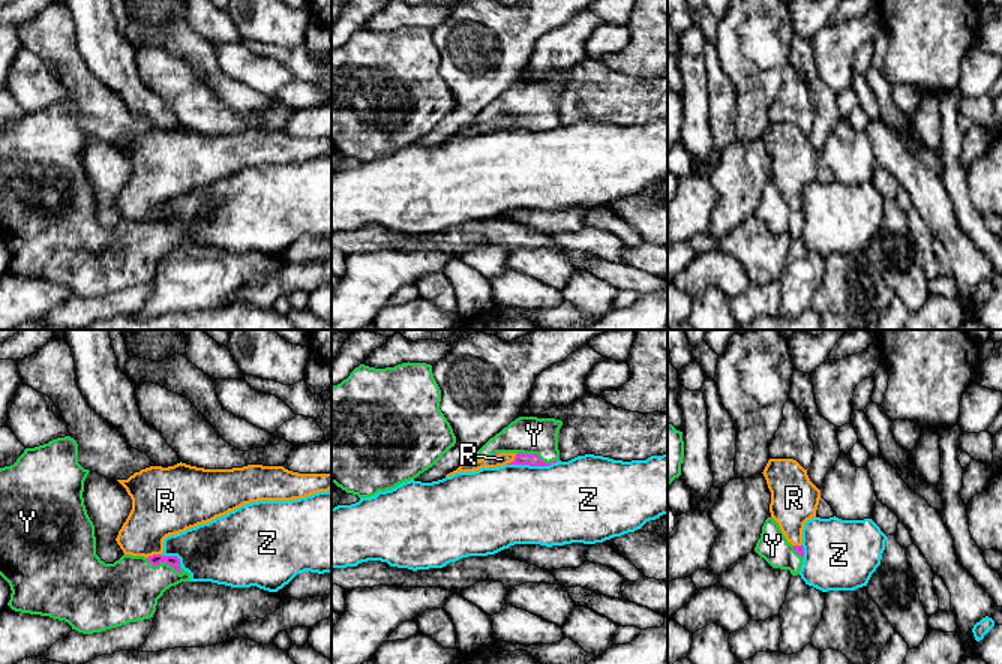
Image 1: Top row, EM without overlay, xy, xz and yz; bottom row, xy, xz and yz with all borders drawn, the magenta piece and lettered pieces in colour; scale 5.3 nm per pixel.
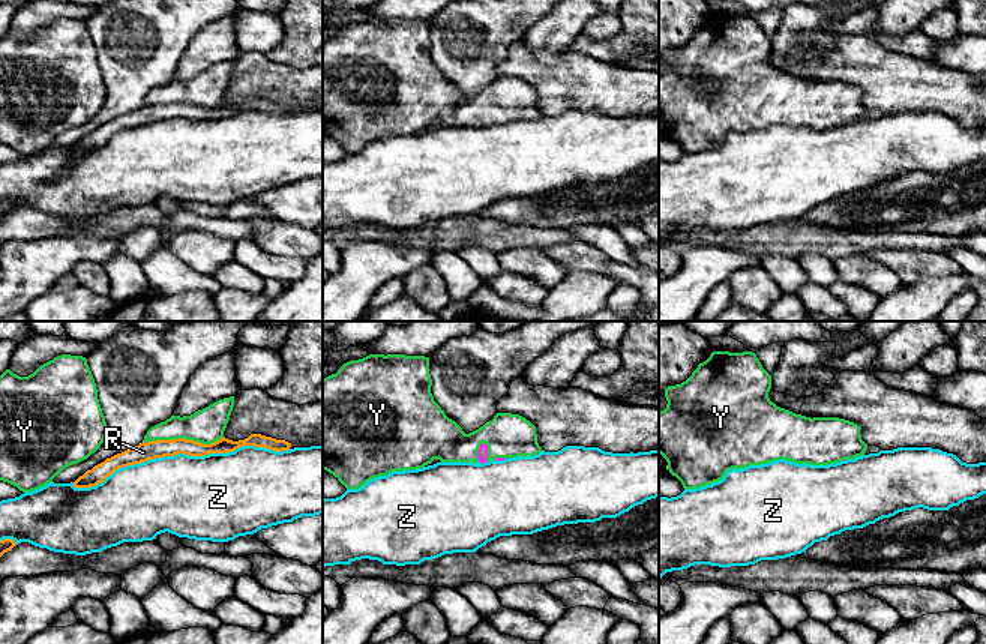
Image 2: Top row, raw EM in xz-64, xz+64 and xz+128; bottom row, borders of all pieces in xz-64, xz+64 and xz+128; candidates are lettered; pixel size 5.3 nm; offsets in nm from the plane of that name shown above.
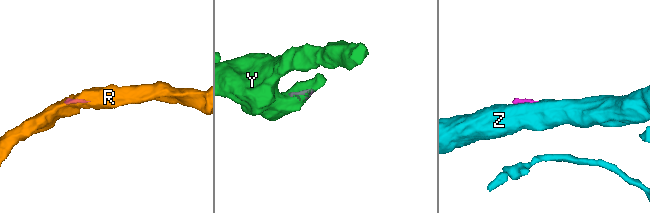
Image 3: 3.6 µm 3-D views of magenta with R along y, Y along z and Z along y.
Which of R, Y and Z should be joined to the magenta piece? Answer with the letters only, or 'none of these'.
Y

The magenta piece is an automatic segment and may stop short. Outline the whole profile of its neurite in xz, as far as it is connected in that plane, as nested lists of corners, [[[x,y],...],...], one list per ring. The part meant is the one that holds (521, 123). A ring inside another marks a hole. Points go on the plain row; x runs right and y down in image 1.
[[[519,81],[490,102],[472,124],[514,117],[514,124],[507,129],[549,130],[560,126],[561,90],[562,85],[555,82]]]

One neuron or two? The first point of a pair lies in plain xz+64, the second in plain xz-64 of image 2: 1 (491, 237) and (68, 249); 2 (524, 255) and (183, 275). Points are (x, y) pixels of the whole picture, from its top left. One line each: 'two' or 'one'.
1: two
2: two

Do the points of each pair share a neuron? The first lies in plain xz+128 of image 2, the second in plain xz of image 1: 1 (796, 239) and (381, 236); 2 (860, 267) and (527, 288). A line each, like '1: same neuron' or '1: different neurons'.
1: same neuron
2: different neurons

